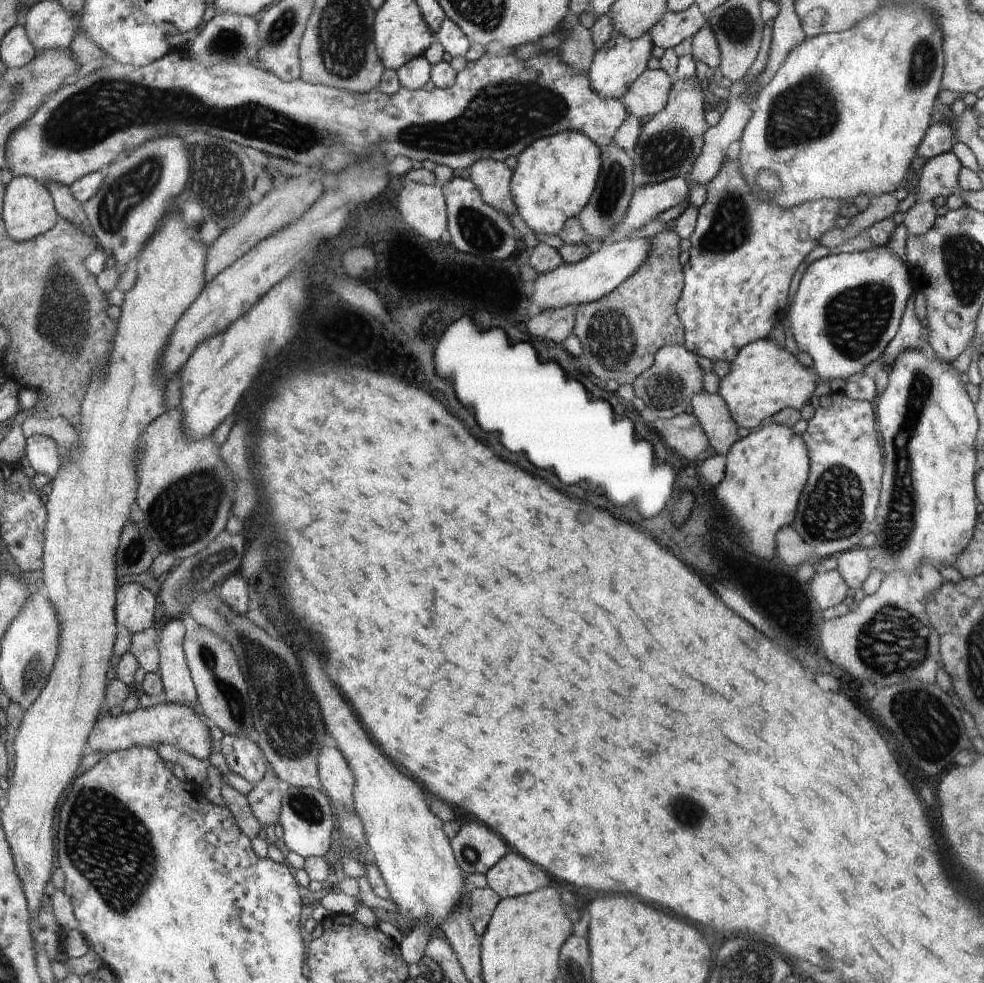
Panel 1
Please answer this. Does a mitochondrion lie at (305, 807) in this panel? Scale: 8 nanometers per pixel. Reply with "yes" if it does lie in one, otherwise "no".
yes

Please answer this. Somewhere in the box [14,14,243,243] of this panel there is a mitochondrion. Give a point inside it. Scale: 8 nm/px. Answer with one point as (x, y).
(122, 198)

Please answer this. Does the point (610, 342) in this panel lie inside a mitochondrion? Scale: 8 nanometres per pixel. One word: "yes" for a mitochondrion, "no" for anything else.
yes

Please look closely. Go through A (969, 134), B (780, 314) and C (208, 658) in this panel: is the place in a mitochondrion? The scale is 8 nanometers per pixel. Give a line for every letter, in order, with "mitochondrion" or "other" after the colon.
A: other
B: other
C: mitochondrion

